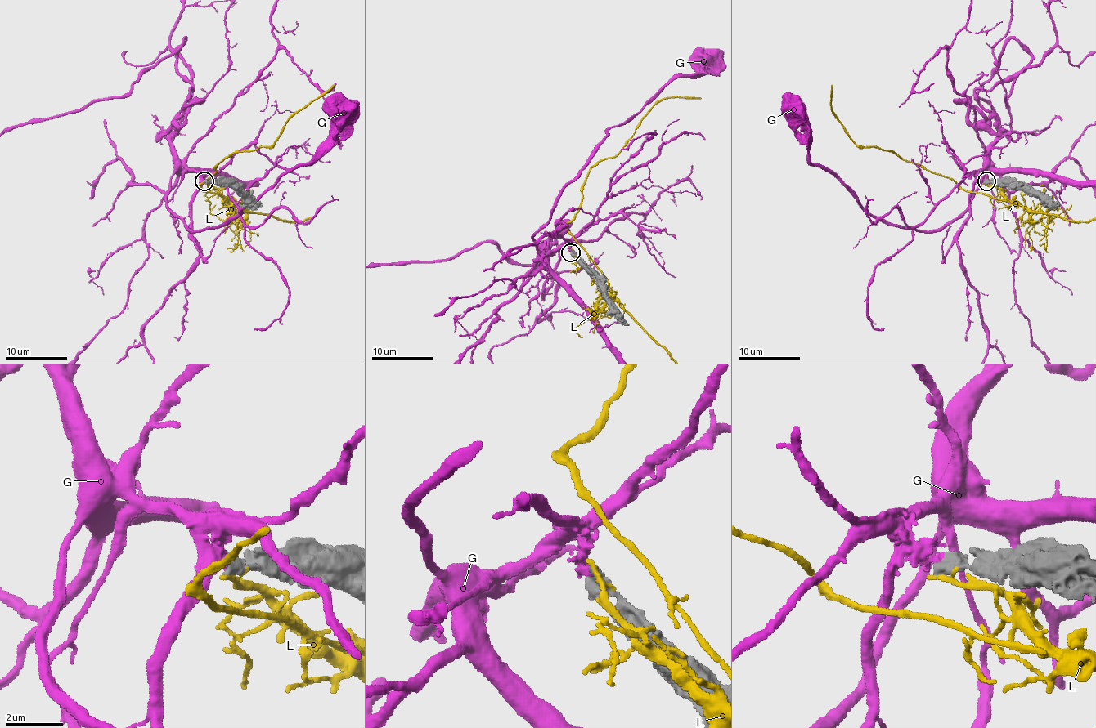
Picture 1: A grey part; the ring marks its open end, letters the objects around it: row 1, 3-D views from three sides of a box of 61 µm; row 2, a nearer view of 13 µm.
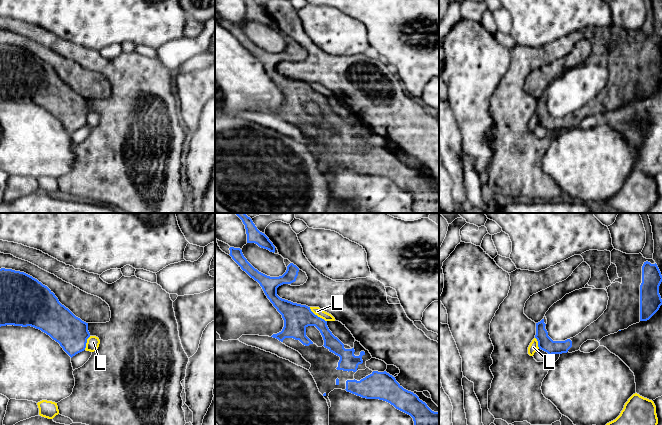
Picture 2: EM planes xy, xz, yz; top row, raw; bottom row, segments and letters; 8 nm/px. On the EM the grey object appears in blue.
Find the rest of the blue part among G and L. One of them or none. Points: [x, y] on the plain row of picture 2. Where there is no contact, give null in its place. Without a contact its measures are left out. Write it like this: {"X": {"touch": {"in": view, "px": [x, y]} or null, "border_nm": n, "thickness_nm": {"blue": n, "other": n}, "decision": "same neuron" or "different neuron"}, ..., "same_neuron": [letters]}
{"G": {"touch": null, "decision": "different neuron"}, "L": {"touch": {"in": "xz", "px": [316, 91]}, "border_nm": 180, "thickness_nm": {"blue": 220, "other": 70}, "decision": "different neuron"}, "same_neuron": []}

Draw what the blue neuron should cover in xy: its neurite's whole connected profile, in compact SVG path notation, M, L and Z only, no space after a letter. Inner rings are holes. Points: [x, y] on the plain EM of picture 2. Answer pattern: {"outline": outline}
{"outline": "M0 45L0 103L31 102L58 118L72 134L86 124L88 99L62 81L55 70L32 52Z"}

